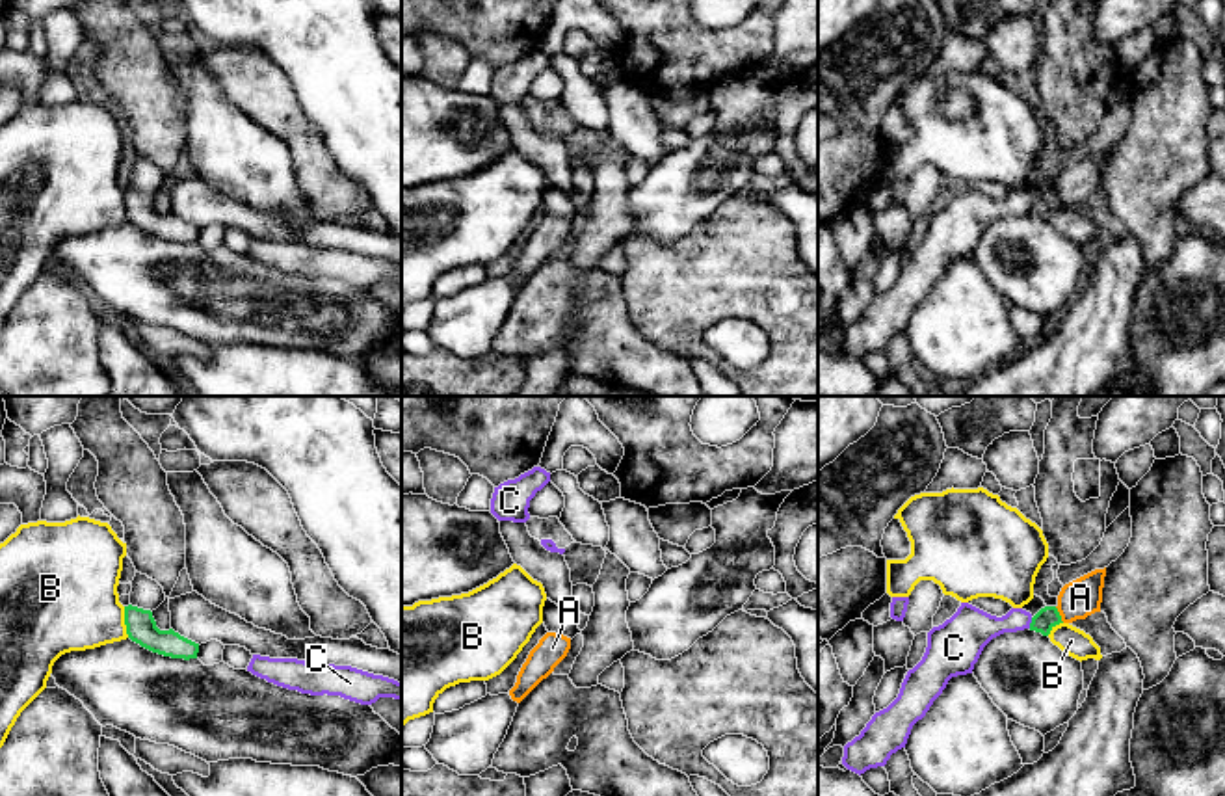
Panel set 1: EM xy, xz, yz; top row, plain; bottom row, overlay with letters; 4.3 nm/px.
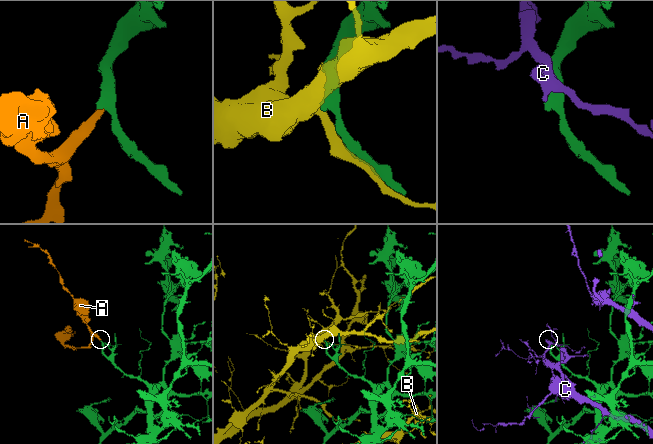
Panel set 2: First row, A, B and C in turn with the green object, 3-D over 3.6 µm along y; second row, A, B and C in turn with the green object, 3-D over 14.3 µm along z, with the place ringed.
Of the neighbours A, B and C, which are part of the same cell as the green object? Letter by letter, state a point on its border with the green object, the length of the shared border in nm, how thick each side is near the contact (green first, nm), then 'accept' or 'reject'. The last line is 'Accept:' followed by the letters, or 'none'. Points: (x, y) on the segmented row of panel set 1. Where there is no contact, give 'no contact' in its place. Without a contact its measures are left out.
A: meets green in yz at (1058, 614); contact 80 nm long; 90 nm thick on the green side, 160 nm on the other; accept
B: meets green in xy at (125, 622); contact 140 nm long; 130 nm thick on the green side, 420 nm on the other; reject
C: meets green in yz at (1030, 623); contact 50 nm long; 90 nm thick on the green side, 180 nm on the other; reject
Accept: A

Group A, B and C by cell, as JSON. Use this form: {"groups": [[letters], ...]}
{"groups": [["A"], ["B"], ["C"]]}

